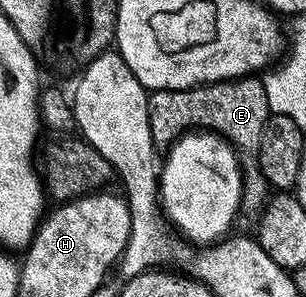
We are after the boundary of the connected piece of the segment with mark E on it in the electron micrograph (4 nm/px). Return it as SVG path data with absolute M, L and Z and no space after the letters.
M254 74L225 81L224 88L226 92L214 92L218 90L150 92L148 118L152 138L155 145L169 146L179 136L191 130L209 130L227 140L244 165L244 191L240 212L243 217L246 215L250 222L254 222L262 215L268 199L268 185L264 174L258 169L258 151L262 145L264 126L272 114L268 106L268 94L264 94L261 79Z

